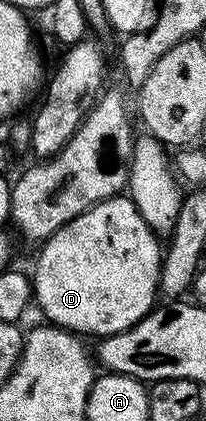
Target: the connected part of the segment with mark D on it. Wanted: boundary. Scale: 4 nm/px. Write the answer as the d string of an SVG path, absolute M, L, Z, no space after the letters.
M117 196L104 199L95 206L88 208L83 214L76 216L71 222L64 224L50 238L41 243L42 251L38 254L38 263L34 266L34 274L32 273L32 298L44 313L47 314L49 321L55 326L61 326L63 330L69 330L79 336L87 336L86 334L98 334L97 336L105 336L108 334L119 334L127 330L129 326L134 326L143 316L149 314L155 305L154 293L157 295L160 290L160 267L164 257L163 251L158 251L159 239L153 230L150 229L137 210L136 204L129 196Z

